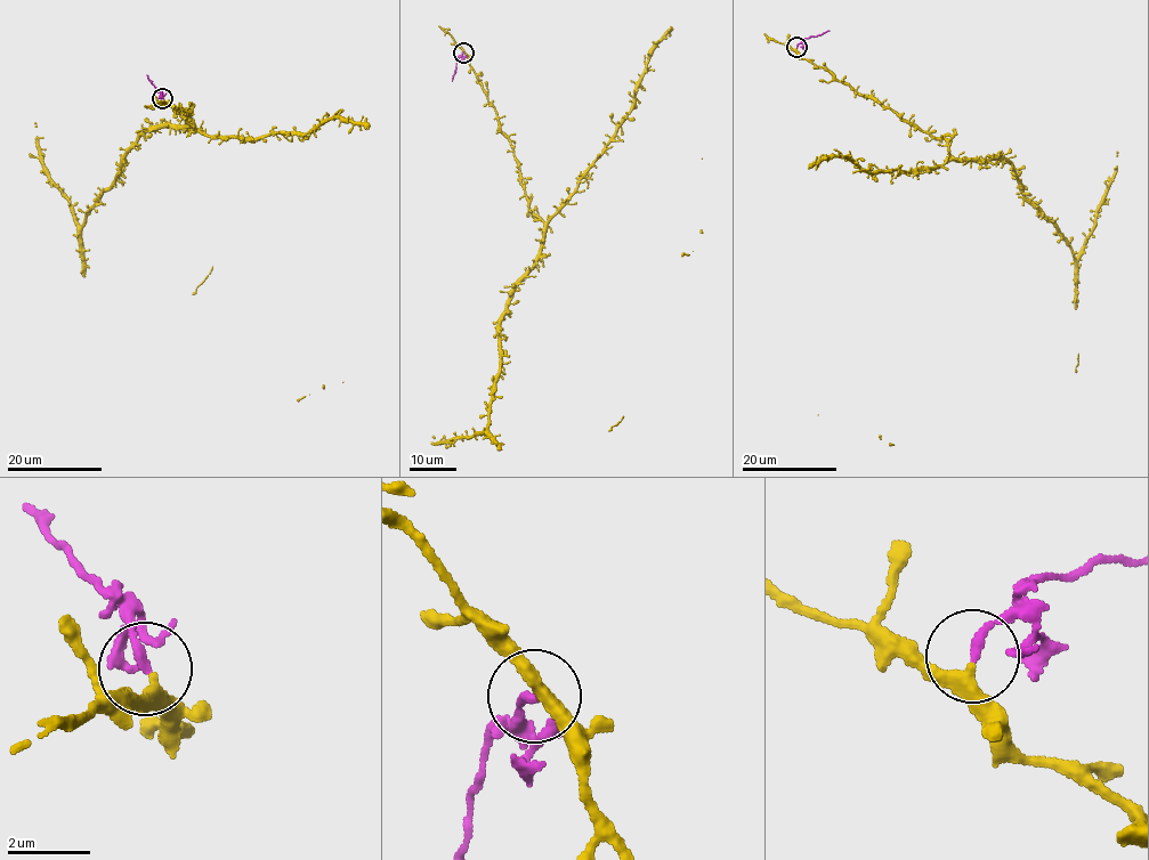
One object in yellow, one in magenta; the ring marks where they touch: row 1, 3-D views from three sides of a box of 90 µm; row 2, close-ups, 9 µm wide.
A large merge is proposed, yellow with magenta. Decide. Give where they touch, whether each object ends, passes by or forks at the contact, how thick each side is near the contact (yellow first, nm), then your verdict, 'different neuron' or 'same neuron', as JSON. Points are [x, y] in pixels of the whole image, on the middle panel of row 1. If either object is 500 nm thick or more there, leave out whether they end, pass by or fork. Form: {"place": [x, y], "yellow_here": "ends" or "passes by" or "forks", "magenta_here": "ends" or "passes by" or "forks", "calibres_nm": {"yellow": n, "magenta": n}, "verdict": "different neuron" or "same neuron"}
{"place": [463, 53], "yellow_here": "passes by", "magenta_here": "ends", "calibres_nm": {"yellow": 320, "magenta": 200}, "verdict": "different neuron"}

